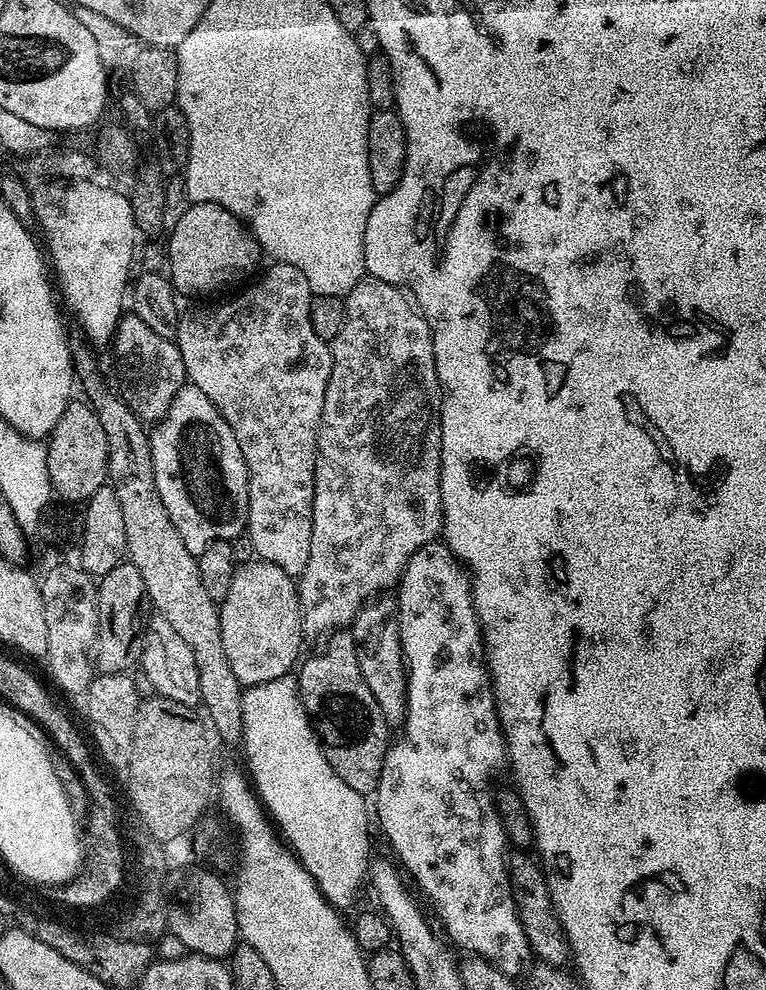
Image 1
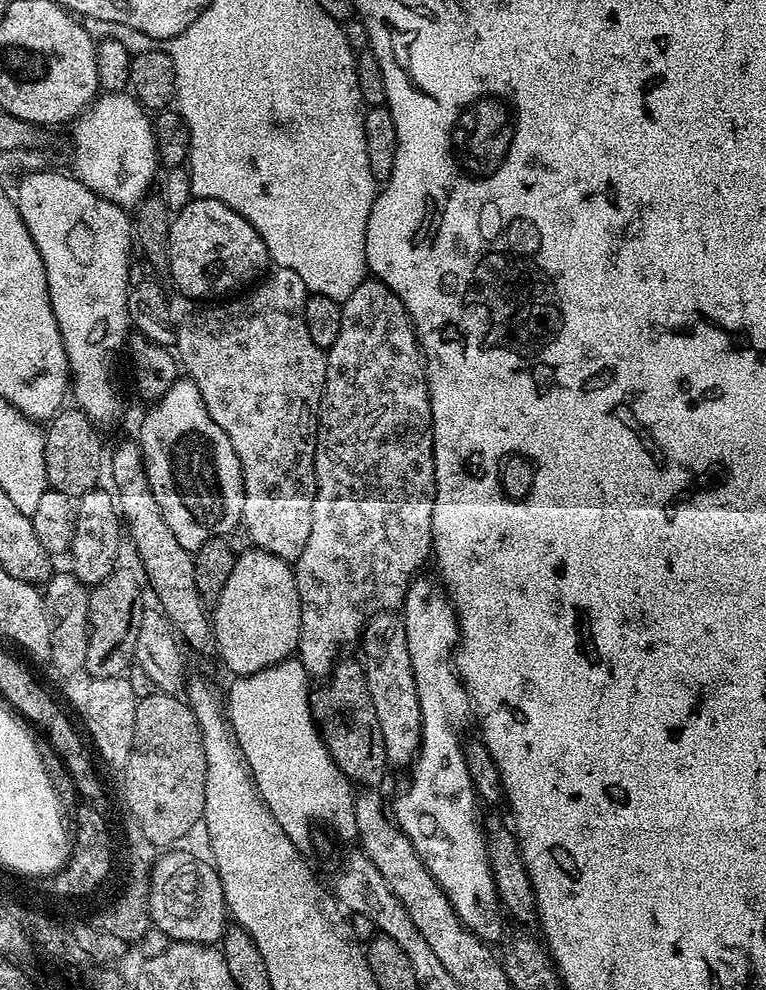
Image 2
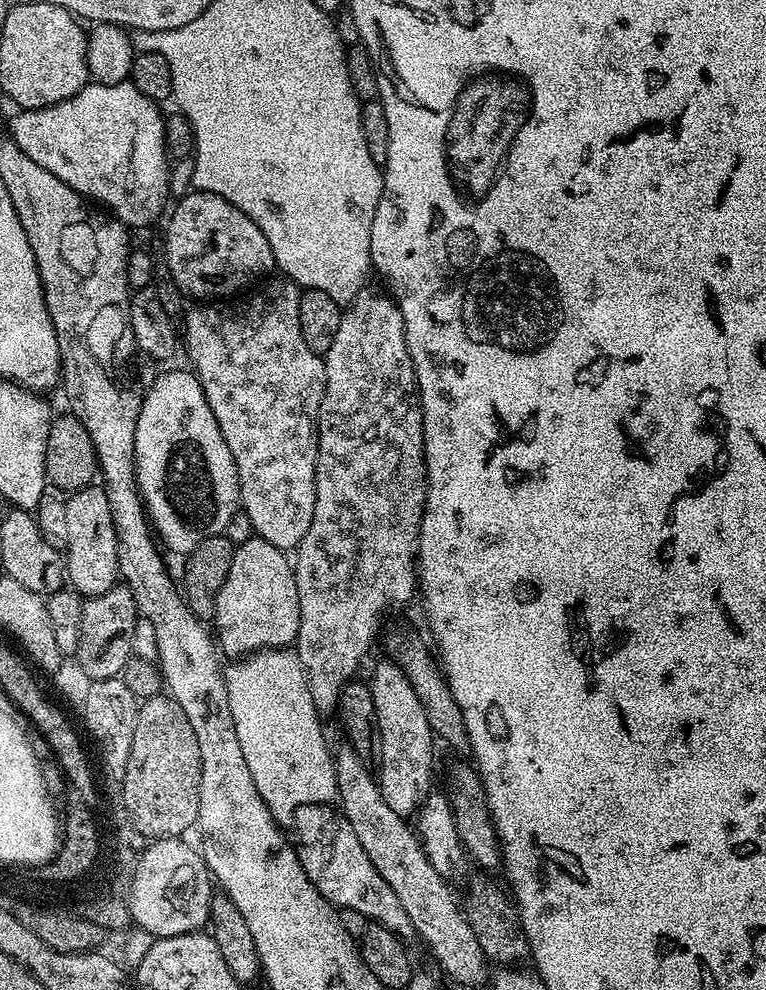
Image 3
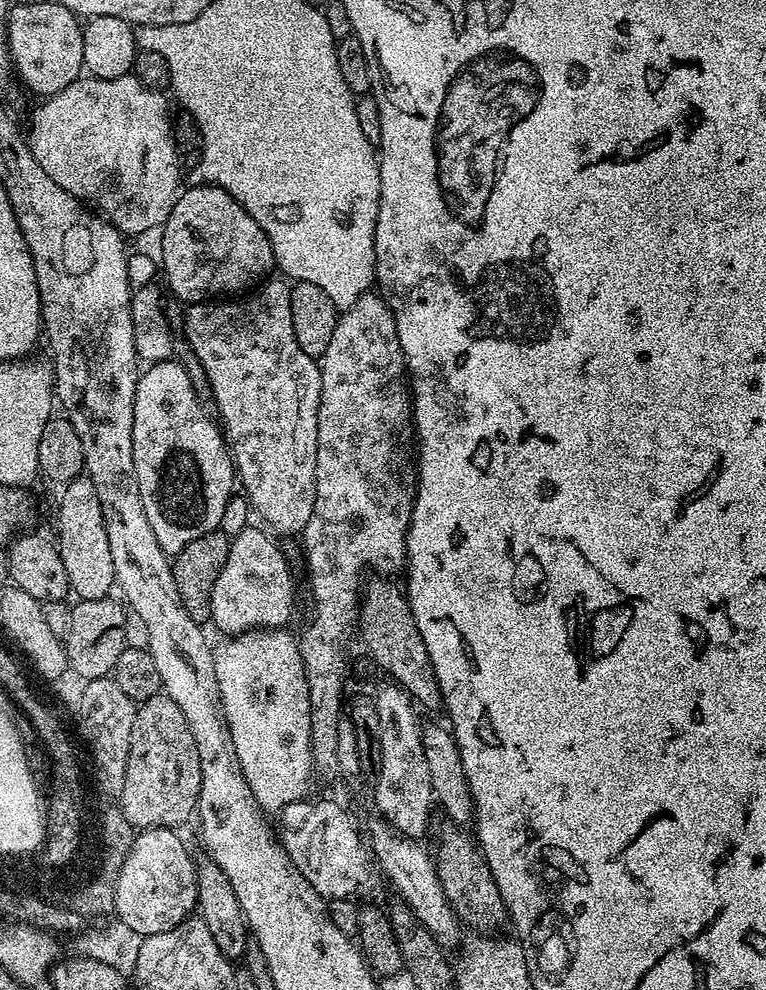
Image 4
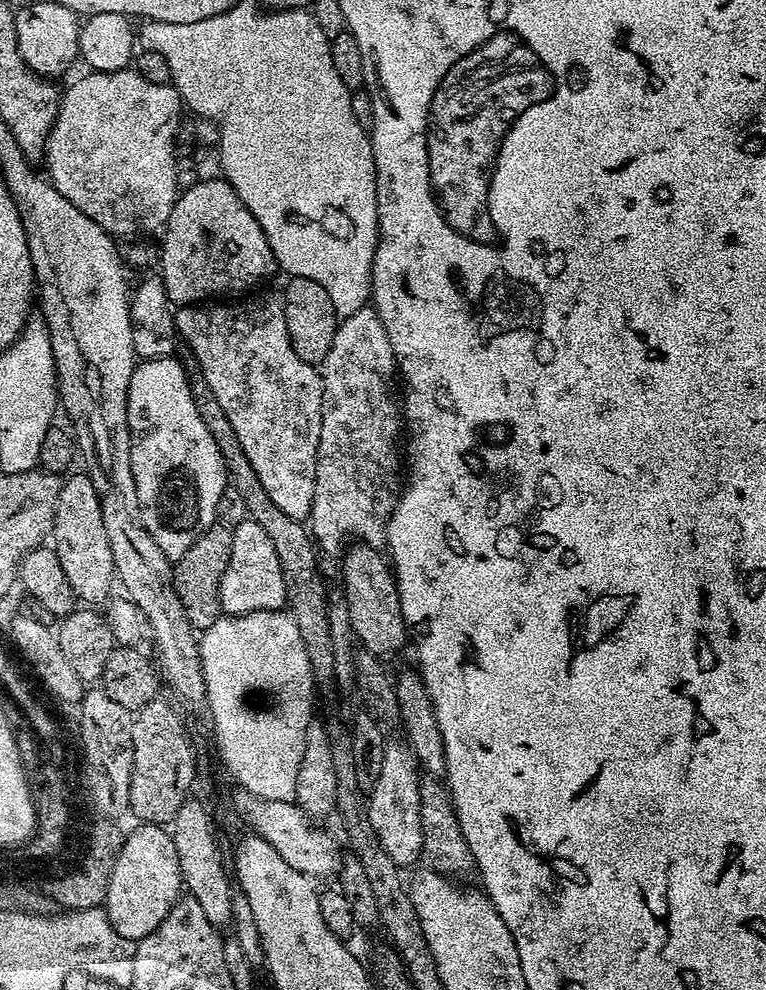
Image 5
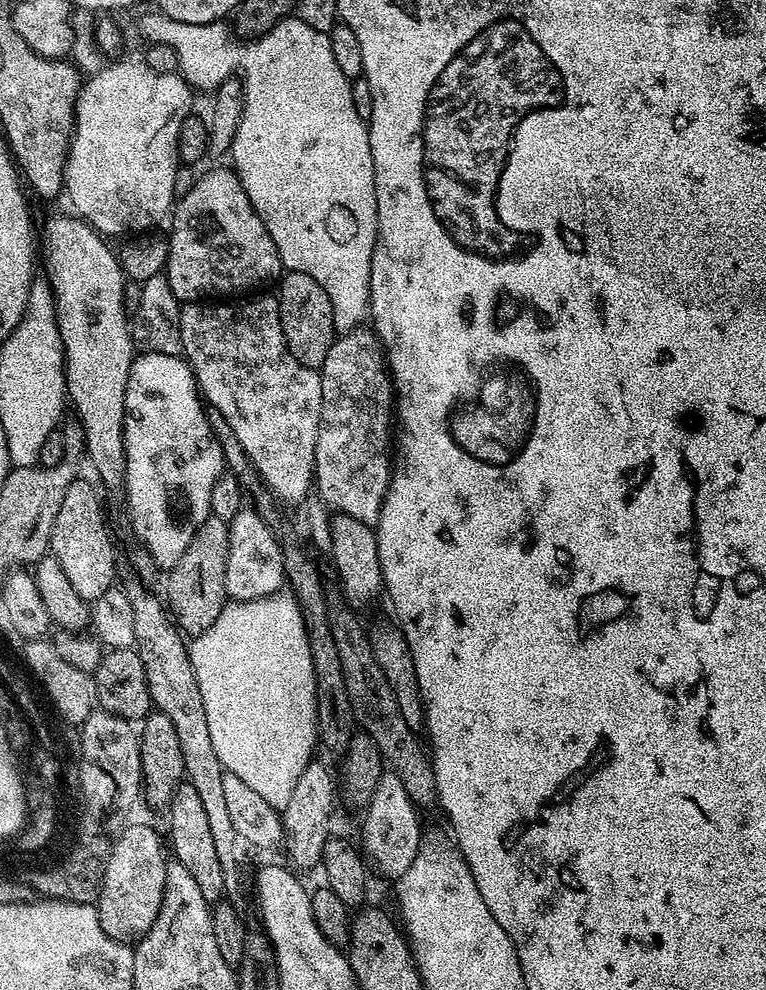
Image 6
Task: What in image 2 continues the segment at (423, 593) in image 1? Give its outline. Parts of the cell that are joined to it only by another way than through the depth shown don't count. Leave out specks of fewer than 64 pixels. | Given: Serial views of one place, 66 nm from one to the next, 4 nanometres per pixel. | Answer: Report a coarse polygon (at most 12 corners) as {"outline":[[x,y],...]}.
{"outline":[[417,575],[402,609],[422,710],[390,812],[485,942],[506,916],[460,735],[460,622]]}

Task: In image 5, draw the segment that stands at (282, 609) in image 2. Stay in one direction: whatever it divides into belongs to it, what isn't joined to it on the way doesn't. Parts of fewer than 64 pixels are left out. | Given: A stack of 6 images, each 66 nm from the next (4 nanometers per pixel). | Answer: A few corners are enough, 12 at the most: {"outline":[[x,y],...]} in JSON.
{"outline":[[251,518],[232,529],[220,610],[286,604],[278,553]]}

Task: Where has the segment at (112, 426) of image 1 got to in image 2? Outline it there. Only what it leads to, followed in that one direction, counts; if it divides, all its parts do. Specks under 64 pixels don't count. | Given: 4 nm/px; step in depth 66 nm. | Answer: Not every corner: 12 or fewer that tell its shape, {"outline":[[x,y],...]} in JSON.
{"outline":[[135,439],[117,442],[112,484],[155,603],[189,649],[212,621],[186,551],[154,499]]}

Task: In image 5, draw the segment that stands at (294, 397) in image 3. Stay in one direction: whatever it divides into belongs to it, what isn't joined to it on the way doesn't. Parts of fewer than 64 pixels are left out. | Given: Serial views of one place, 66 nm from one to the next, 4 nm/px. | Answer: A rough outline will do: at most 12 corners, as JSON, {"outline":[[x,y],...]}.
{"outline":[[283,295],[177,307],[270,501],[314,502],[324,387]]}

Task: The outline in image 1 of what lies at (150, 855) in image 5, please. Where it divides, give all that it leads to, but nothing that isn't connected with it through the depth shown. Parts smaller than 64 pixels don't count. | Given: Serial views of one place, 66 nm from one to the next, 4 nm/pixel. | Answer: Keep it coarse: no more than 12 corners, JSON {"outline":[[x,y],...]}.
{"outline":[[197,871],[167,909],[167,931],[212,960],[240,940],[223,875]]}

